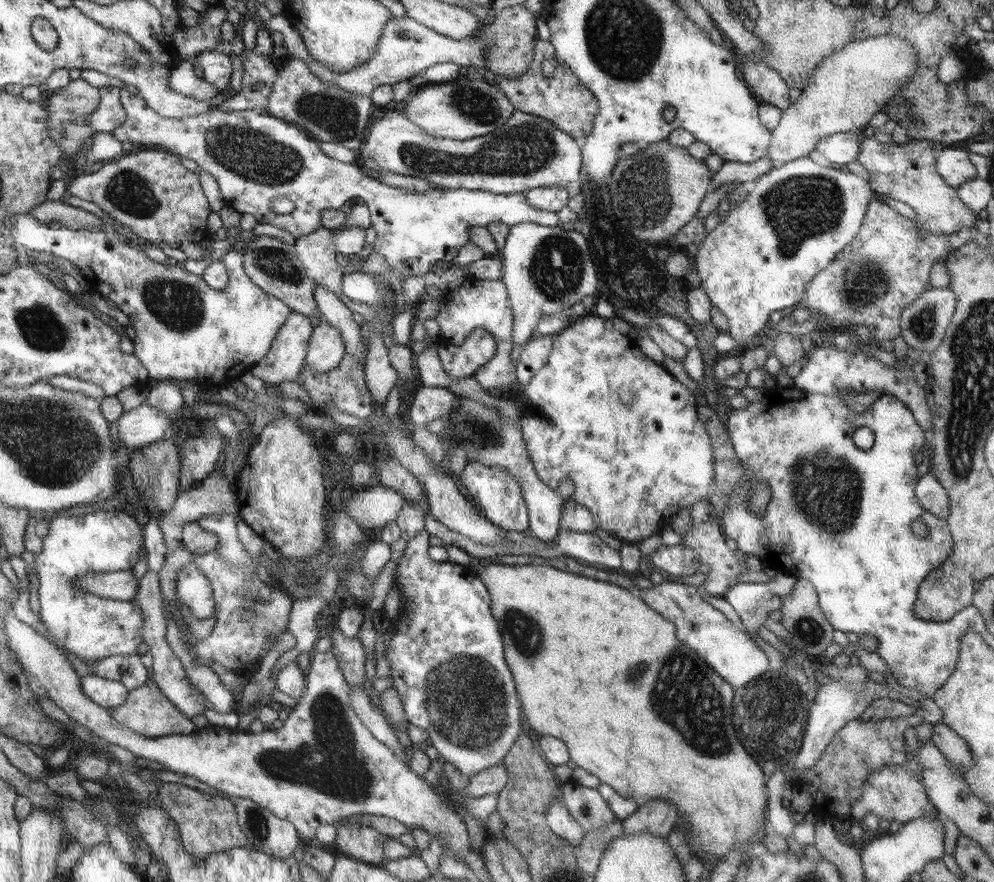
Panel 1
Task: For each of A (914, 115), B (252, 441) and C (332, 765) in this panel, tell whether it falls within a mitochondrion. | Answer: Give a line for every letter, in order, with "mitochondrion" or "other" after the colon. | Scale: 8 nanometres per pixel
A: mitochondrion
B: other
C: mitochondrion

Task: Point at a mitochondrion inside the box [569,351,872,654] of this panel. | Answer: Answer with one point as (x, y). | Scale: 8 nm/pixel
(826, 492)

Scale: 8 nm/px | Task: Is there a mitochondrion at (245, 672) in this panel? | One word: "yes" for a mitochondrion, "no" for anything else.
no

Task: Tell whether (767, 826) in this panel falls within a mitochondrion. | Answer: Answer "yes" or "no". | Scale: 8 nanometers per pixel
no

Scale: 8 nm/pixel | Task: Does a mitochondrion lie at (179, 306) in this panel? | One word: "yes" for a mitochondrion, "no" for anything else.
yes

